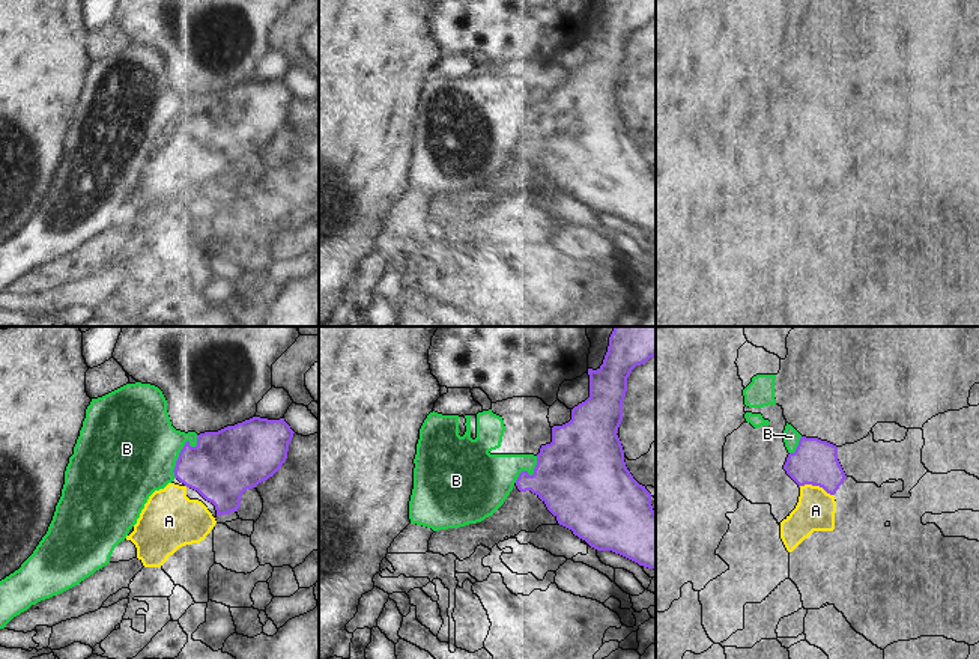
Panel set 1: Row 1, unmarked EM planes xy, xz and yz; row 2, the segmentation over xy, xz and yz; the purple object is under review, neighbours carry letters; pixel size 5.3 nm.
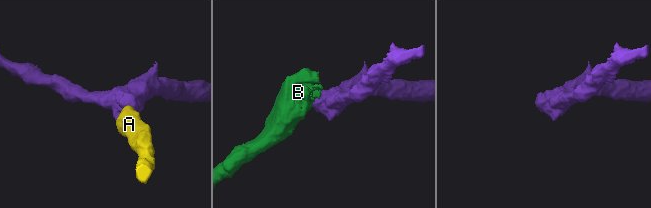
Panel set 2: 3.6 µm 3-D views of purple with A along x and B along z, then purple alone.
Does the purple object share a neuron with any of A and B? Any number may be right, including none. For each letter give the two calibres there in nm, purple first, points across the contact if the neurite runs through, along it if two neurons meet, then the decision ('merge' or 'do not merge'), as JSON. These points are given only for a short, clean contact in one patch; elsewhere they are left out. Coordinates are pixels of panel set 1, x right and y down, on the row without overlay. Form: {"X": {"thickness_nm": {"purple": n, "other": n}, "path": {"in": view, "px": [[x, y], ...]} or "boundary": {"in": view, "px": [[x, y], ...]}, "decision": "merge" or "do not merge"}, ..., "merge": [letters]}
{"A": {"thickness_nm": {"purple": 240, "other": 220}, "path": {"in": "yz", "px": [[814, 125], [817, 148], [815, 173]]}, "decision": "merge"}, "B": {"thickness_nm": {"purple": 360, "other": 460}, "boundary": {"in": "xy", "px": [[197, 98], [194, 109], [184, 107], [175, 140]]}, "decision": "do not merge"}, "merge": ["A"]}

